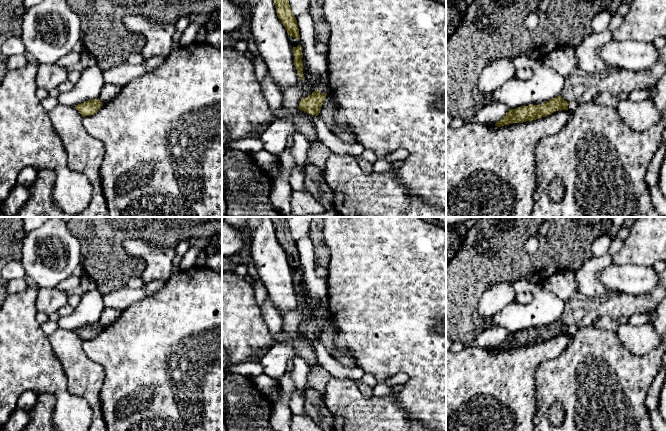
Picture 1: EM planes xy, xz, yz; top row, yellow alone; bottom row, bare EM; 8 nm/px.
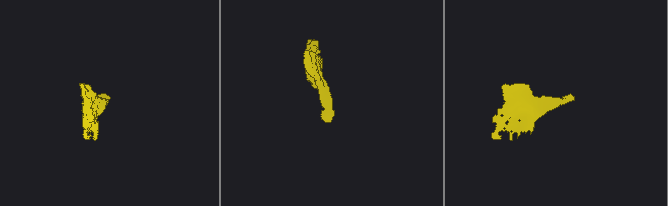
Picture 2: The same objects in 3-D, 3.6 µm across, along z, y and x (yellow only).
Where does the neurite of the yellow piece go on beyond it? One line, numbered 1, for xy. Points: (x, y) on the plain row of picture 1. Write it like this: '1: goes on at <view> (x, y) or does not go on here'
1: does not go on here

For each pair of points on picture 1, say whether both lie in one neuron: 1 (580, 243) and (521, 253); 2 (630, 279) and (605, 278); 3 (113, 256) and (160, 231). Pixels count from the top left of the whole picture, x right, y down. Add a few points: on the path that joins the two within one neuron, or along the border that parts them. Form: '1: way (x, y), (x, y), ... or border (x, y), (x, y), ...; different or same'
1: way (565, 247), (558, 250), (550, 258), (536, 258); same
2: way (624, 278), (611, 278); same
3: way (116, 242), (127, 231), (146, 231); same

